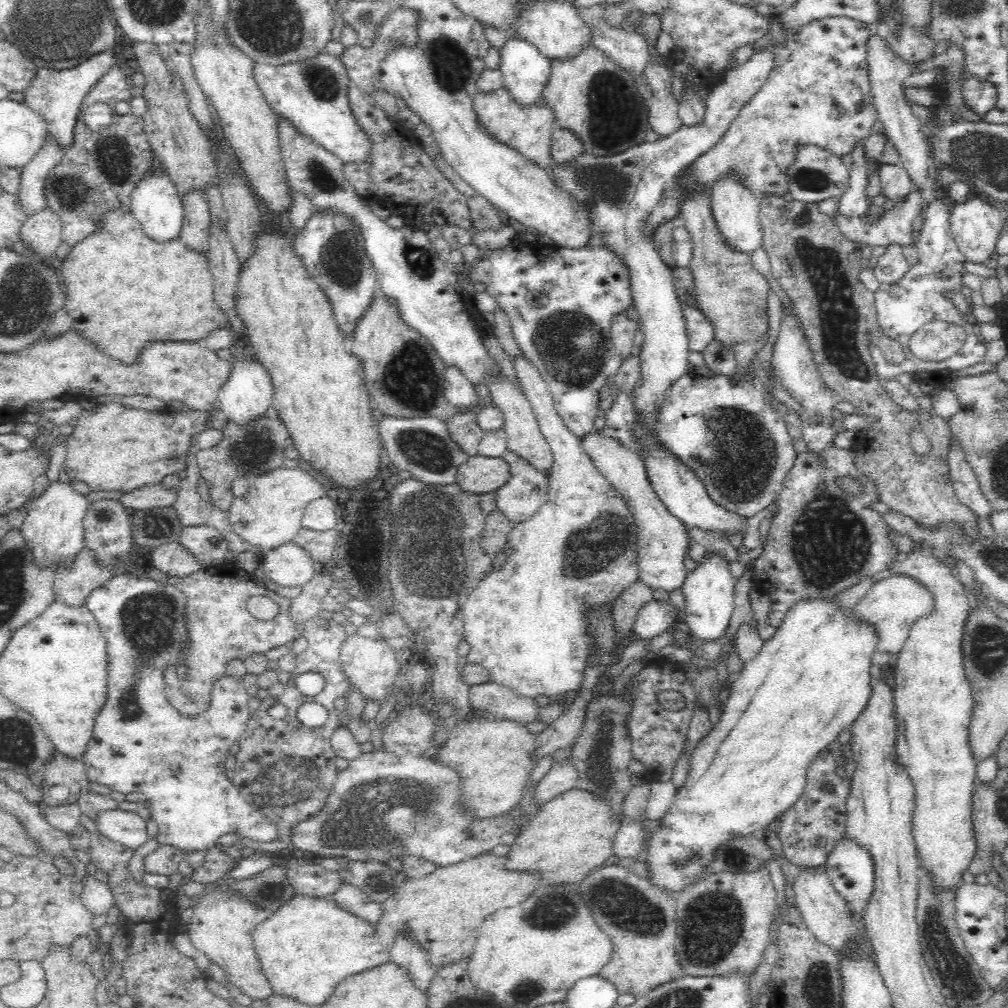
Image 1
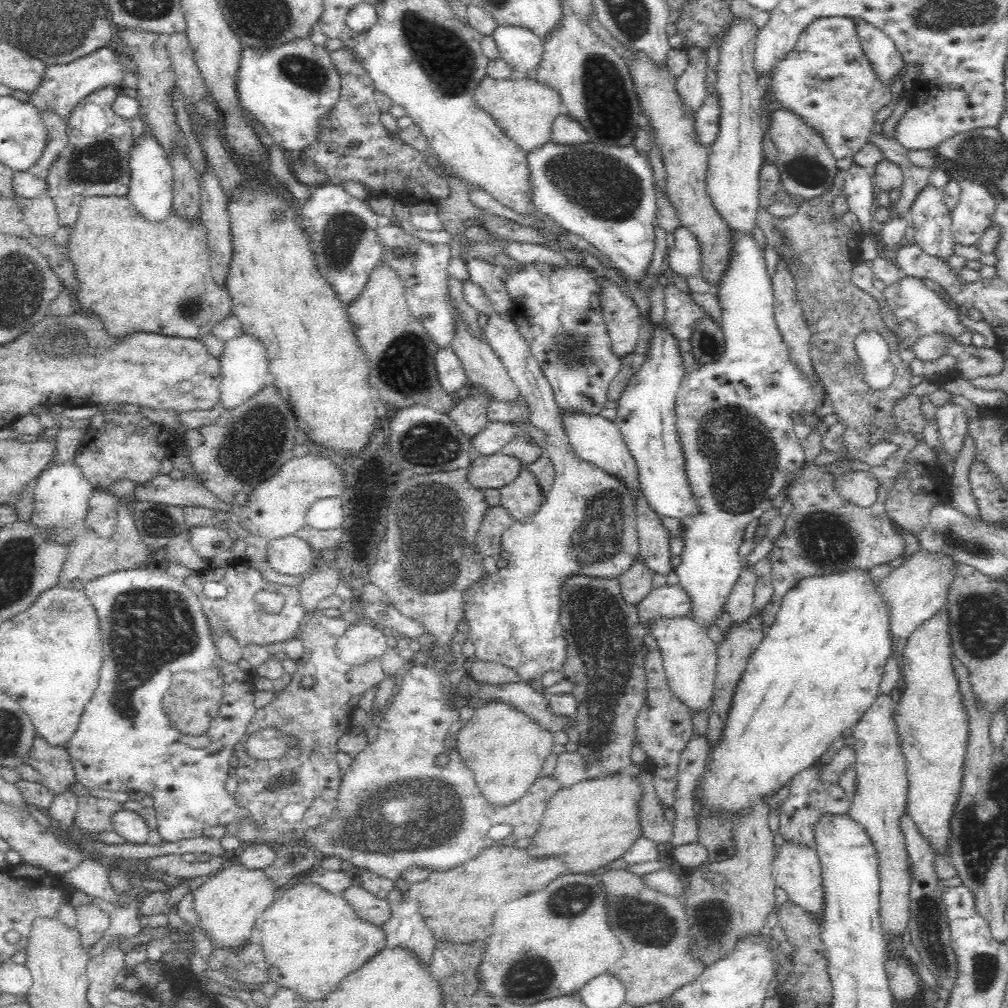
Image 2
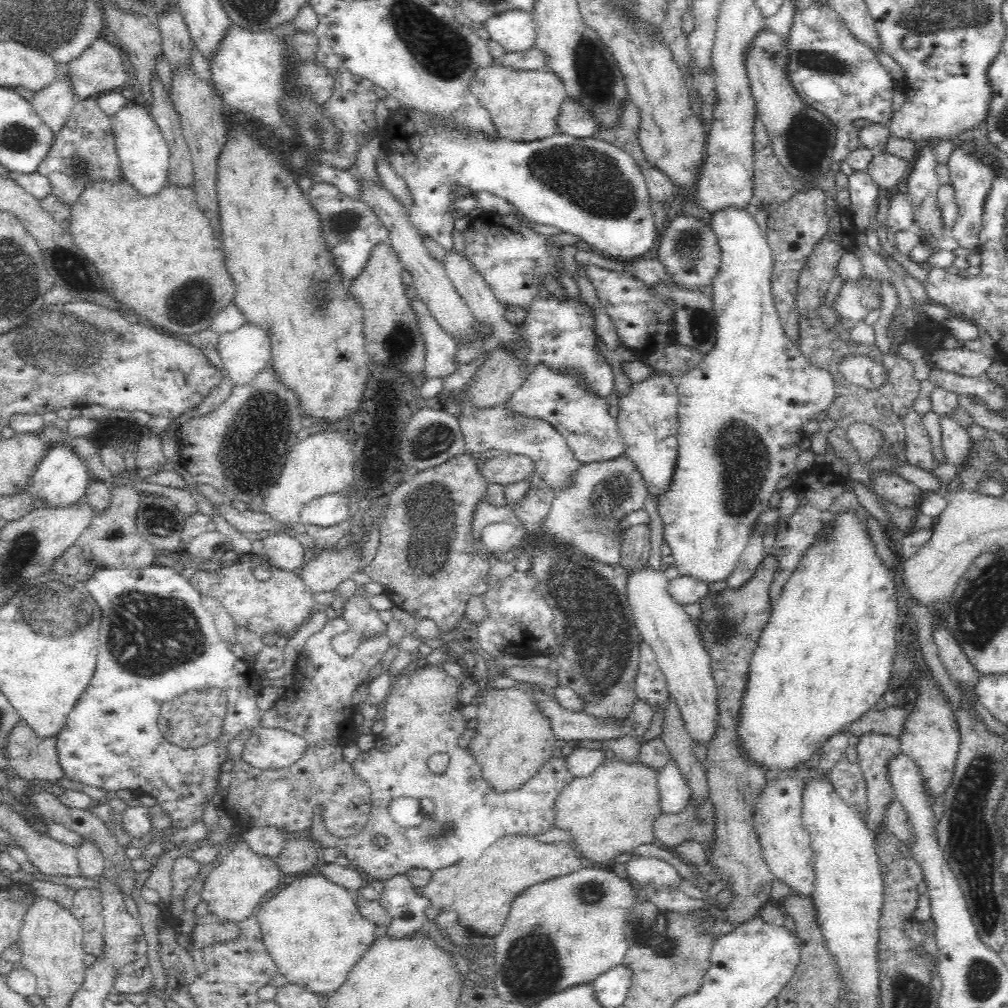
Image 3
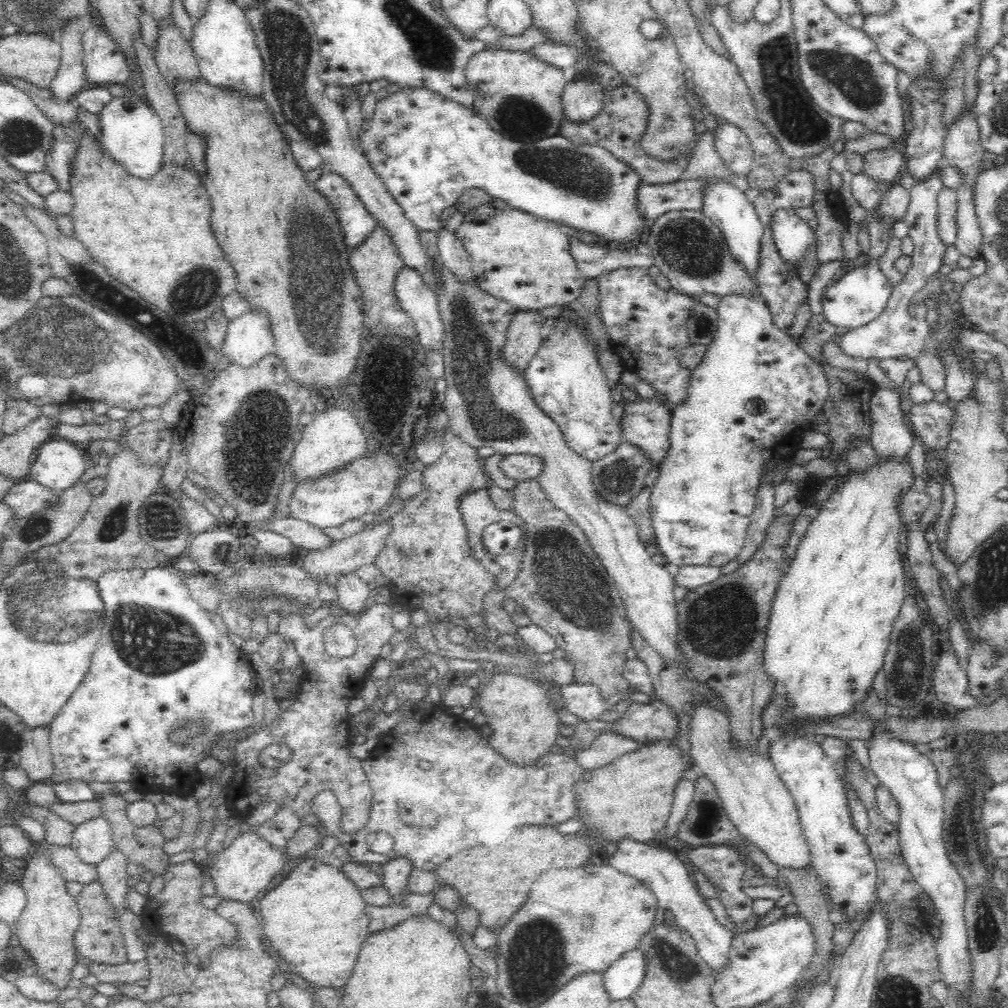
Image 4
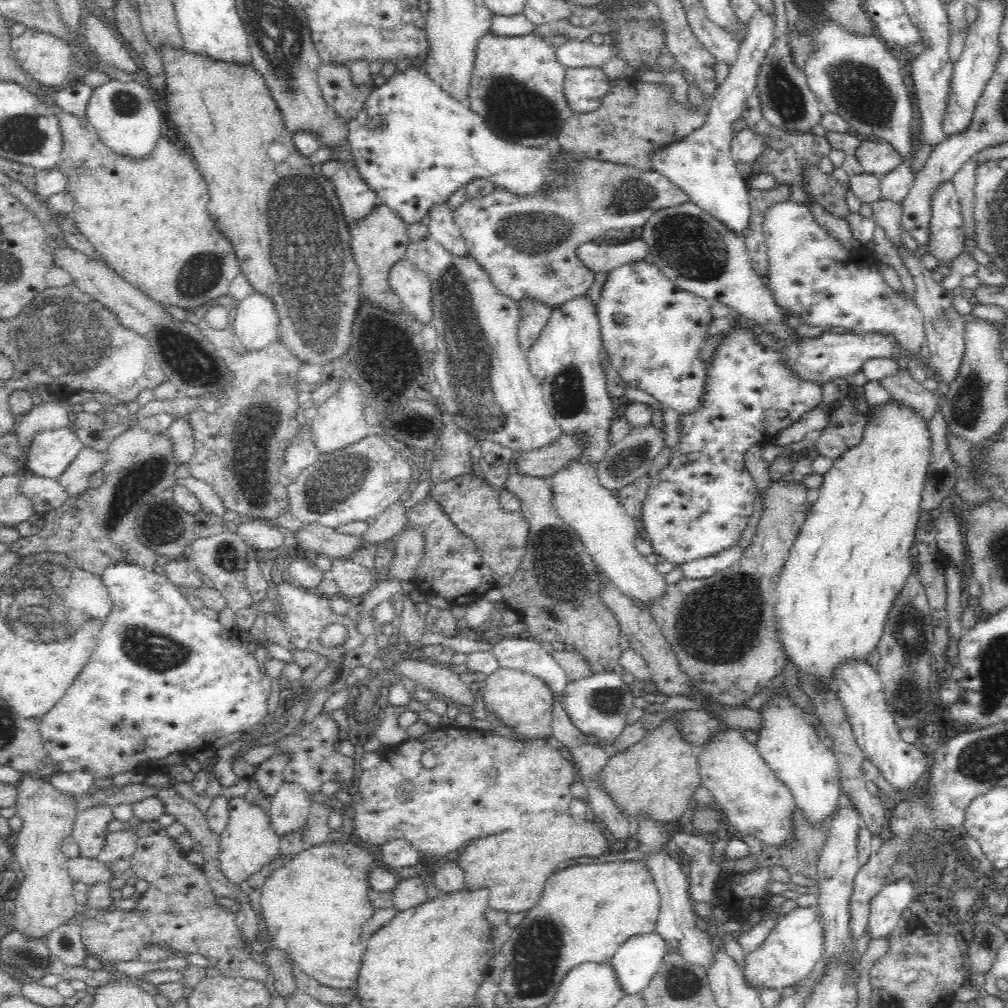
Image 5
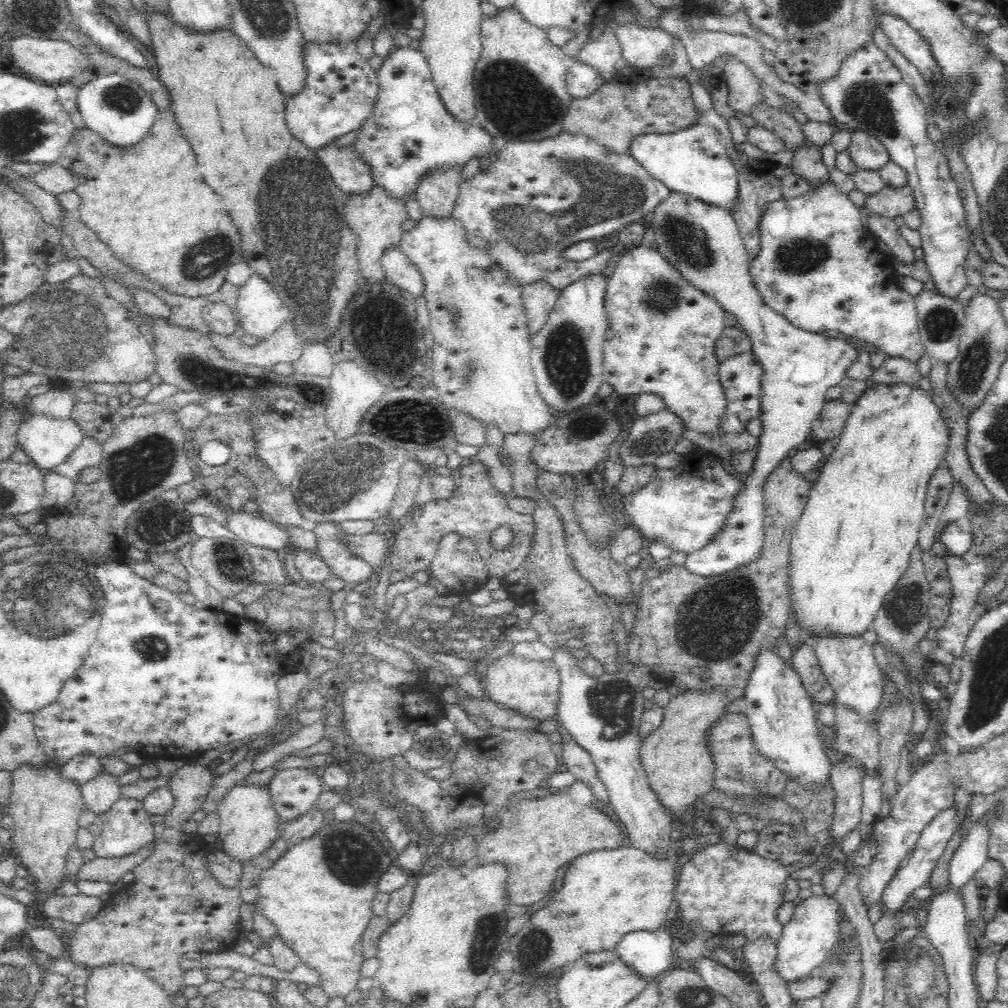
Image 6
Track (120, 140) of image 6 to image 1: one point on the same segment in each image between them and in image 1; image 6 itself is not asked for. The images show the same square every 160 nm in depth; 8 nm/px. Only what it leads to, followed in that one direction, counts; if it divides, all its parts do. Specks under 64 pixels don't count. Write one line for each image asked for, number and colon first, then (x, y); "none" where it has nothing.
1: (156, 204)
2: (151, 192)
3: (144, 155)
4: (132, 133)
5: (125, 115)

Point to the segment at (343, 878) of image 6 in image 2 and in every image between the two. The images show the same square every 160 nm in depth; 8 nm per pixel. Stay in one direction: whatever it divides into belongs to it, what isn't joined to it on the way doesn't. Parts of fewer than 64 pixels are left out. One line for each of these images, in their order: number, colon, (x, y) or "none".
2: (311, 939)
3: (312, 930)
4: (313, 917)
5: (313, 908)

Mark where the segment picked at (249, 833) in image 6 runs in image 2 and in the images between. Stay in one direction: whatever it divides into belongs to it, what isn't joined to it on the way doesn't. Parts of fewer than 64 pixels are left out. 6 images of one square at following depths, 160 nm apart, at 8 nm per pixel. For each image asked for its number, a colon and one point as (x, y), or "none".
2: (228, 904)
3: (233, 891)
4: (240, 872)
5: (247, 844)

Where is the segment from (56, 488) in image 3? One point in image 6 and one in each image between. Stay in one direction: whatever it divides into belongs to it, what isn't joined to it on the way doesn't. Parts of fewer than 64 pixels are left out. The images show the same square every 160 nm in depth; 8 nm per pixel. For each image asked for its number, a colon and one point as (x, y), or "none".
4: (58, 464)
5: (51, 453)
6: (48, 442)

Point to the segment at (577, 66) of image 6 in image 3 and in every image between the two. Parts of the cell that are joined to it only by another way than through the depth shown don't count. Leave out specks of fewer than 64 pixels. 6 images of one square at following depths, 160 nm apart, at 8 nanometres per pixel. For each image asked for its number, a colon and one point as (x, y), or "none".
3: (573, 120)
4: (582, 100)
5: (584, 88)

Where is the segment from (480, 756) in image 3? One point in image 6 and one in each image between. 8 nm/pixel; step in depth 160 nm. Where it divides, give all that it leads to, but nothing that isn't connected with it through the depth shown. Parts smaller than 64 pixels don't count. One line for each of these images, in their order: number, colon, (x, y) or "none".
4: (524, 724)
5: (519, 700)
6: (530, 689)

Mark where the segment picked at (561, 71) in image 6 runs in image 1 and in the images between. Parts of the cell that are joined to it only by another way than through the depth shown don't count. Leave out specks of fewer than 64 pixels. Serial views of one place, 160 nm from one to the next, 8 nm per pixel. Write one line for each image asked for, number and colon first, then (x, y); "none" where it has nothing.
1: (528, 131)
2: (525, 110)
3: (524, 104)
4: (518, 96)
5: (516, 84)

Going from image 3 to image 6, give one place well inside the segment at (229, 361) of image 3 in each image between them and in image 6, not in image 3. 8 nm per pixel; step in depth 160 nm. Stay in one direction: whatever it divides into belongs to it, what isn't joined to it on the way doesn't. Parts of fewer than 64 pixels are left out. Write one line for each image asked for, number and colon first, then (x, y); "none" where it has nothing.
4: (248, 339)
5: (255, 325)
6: (259, 313)

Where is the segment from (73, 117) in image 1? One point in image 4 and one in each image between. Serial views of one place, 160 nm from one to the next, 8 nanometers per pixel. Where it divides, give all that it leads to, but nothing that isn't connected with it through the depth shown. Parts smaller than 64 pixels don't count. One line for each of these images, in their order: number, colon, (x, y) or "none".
2: (63, 87)
3: (99, 69)
4: (104, 62)

